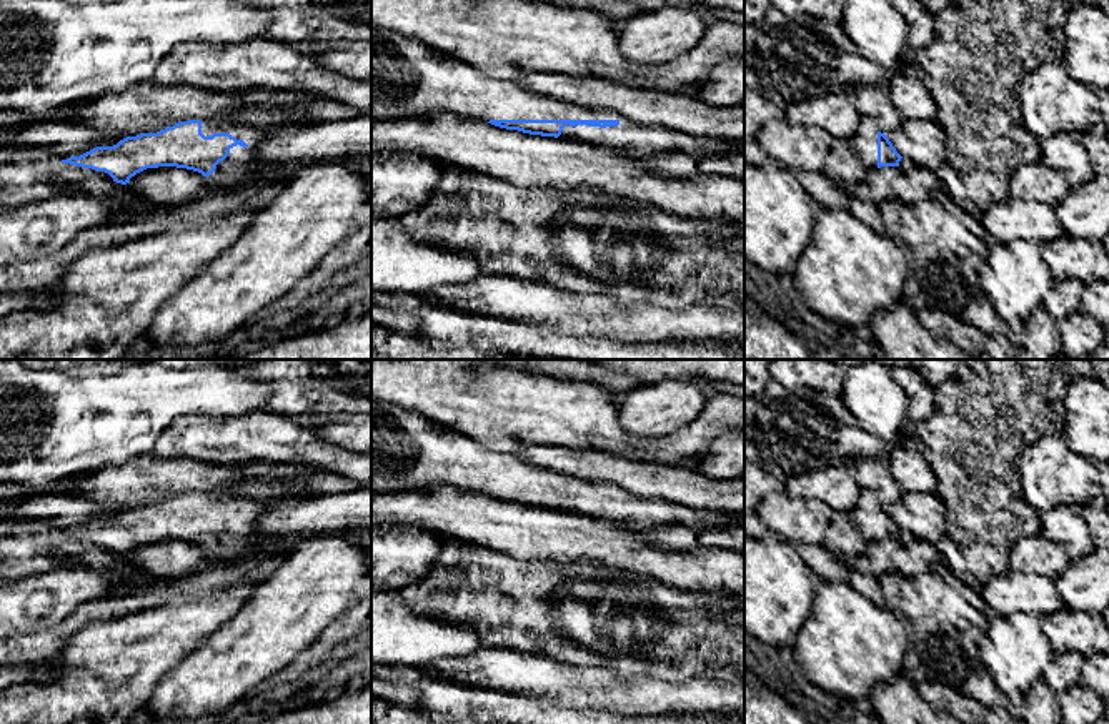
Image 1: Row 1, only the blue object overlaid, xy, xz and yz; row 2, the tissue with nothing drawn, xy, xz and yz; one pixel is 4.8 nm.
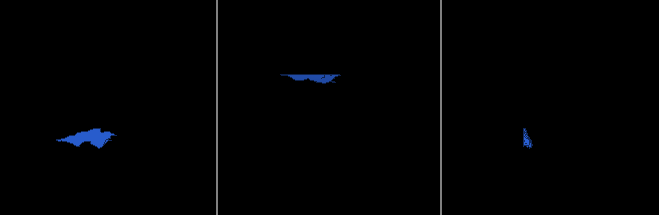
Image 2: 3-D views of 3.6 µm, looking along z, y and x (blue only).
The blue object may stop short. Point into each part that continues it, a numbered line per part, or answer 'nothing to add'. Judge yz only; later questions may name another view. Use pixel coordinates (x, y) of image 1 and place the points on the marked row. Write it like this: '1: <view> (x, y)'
1: yz (865, 142)

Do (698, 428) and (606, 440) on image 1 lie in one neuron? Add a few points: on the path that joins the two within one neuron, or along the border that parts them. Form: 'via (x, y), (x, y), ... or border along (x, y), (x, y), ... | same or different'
via (675, 448), (630, 446) | same

